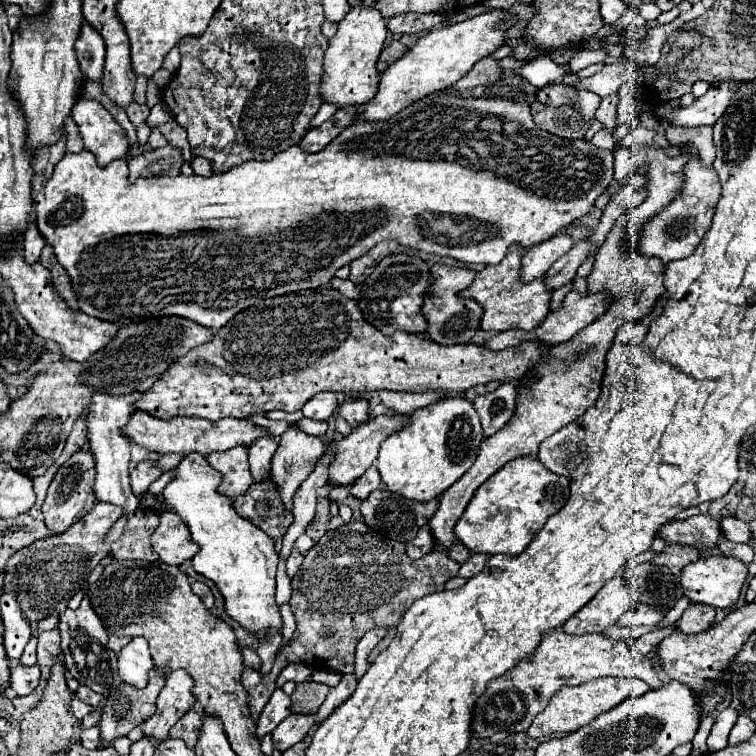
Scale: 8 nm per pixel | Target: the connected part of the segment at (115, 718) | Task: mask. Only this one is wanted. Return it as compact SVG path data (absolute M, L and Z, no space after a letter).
M153 668L149 676L149 684L143 690L129 688L129 684L121 684L113 696L105 698L105 712L99 722L101 730L101 748L113 744L113 740L127 736L131 728L143 724L155 712L155 700L163 688L163 676Z

